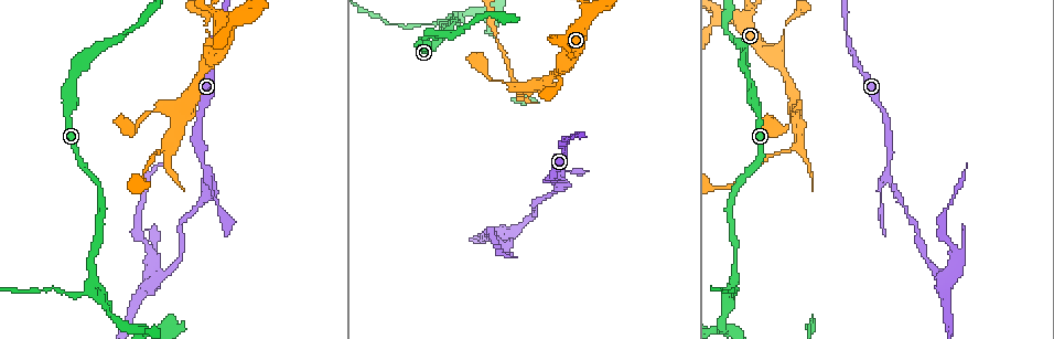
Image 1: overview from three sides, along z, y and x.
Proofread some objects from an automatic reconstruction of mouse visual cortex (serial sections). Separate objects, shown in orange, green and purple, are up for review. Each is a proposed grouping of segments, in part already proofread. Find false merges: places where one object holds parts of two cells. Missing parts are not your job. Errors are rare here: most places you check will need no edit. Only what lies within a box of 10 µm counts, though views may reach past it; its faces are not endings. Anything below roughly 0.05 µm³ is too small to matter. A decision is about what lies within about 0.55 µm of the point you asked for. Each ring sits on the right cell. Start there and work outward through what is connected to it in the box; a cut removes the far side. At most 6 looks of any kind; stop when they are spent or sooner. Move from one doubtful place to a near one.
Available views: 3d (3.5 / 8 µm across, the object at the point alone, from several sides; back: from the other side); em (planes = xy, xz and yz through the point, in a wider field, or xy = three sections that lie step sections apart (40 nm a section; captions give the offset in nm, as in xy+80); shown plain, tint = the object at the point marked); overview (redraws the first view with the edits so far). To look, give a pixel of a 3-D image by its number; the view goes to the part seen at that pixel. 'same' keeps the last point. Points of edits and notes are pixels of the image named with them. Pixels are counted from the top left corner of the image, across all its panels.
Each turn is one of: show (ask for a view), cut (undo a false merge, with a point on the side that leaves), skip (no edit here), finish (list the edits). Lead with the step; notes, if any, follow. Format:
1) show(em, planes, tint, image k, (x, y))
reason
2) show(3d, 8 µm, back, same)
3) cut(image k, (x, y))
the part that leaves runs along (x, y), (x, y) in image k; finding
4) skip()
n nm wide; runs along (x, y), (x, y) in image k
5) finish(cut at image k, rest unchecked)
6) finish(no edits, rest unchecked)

show(3d, 8 µm, image 1, (888, 175))
arms part here

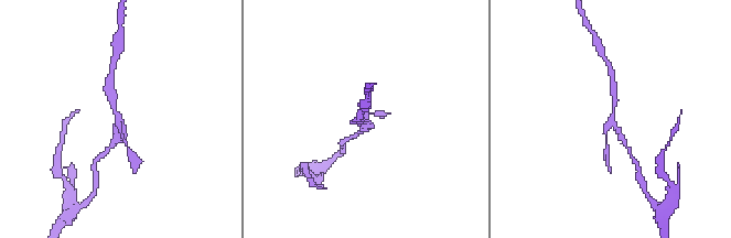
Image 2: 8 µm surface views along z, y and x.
show(3d, 3.5 µm, same)

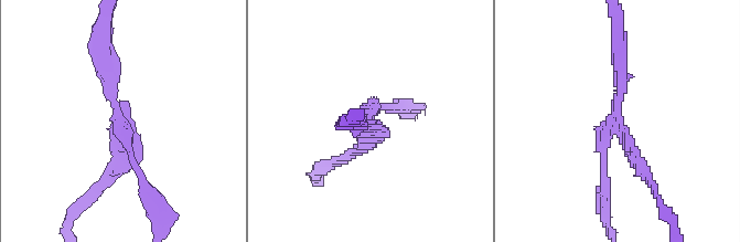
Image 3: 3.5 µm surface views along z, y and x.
show(em, xy, step 1, tint, image 3, (121, 119))
need the tissue

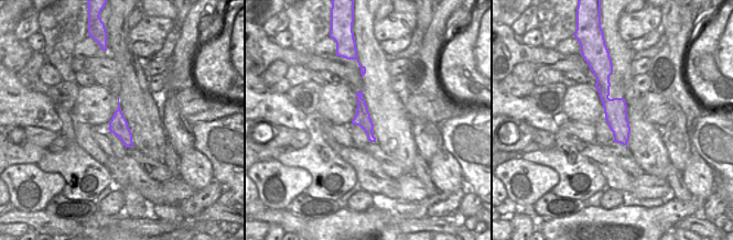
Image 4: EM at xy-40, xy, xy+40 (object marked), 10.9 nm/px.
cut(image 3, (603, 167))
a second cell is stuck on

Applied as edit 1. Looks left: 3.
show(overview)
redraw

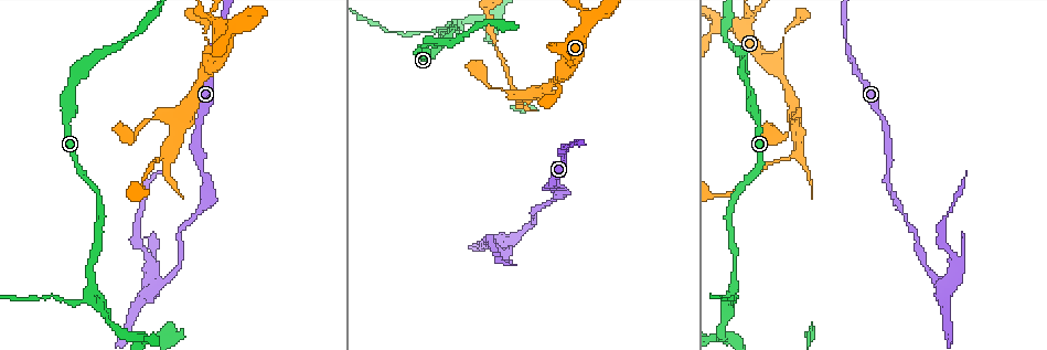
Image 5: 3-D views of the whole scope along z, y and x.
show(3d, 3.5 µm, image 5, (512, 239))
three arms meet

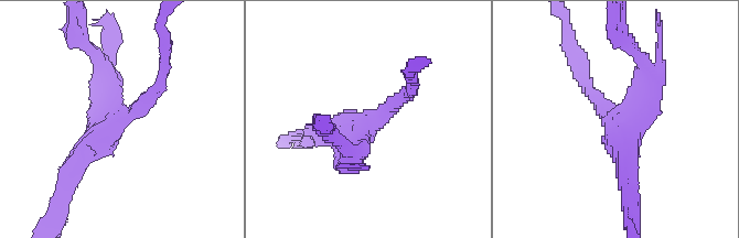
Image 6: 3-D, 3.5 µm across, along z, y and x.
show(em, planes, tint, image 6, (371, 124))
3 arms; arms of 200, 250, 300 nm; now the EM

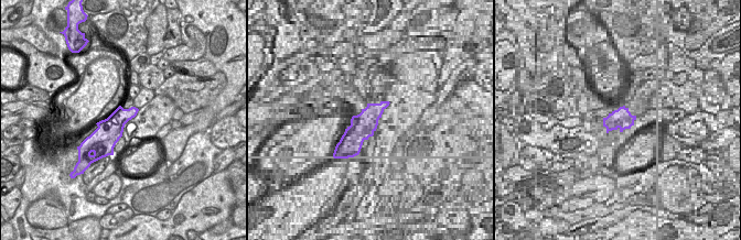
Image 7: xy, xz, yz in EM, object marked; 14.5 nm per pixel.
skip()
runs along (413, 88), (368, 128), (352, 159) in image 6; one cell here

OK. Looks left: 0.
finish(cut at image 3, rest unchecked)

